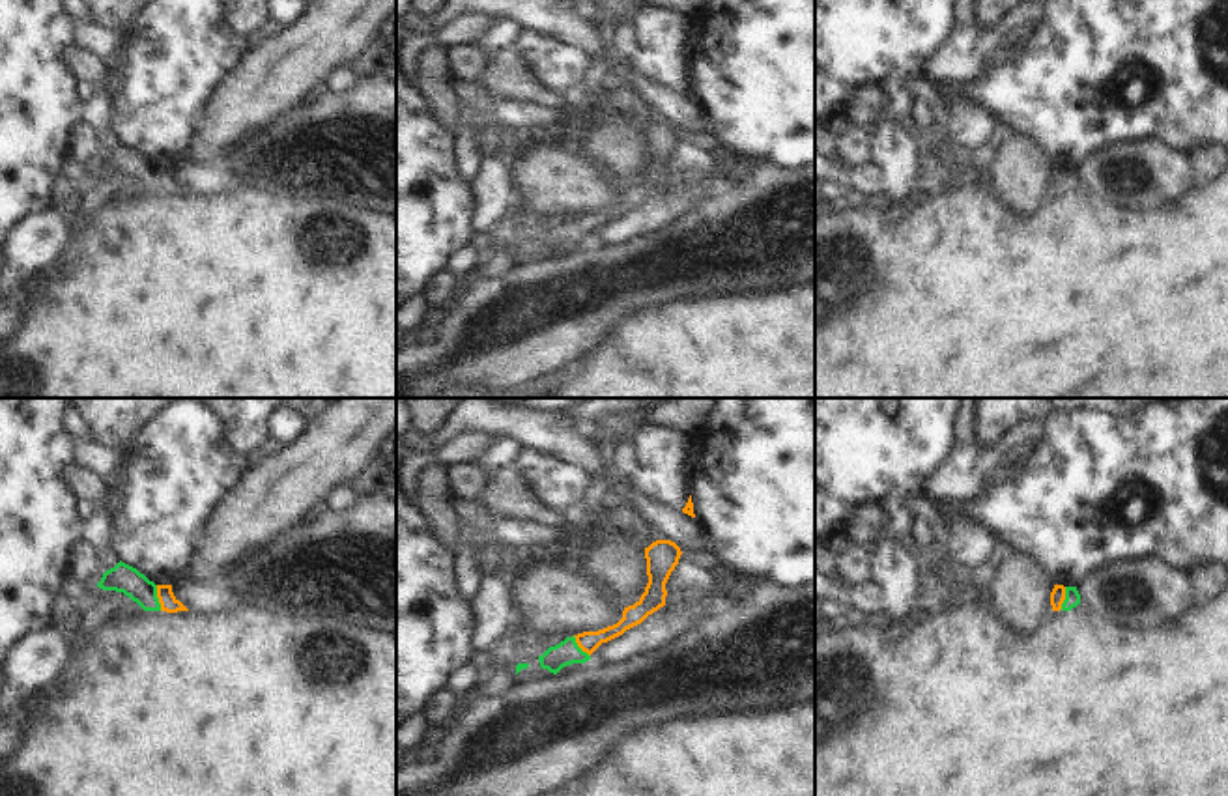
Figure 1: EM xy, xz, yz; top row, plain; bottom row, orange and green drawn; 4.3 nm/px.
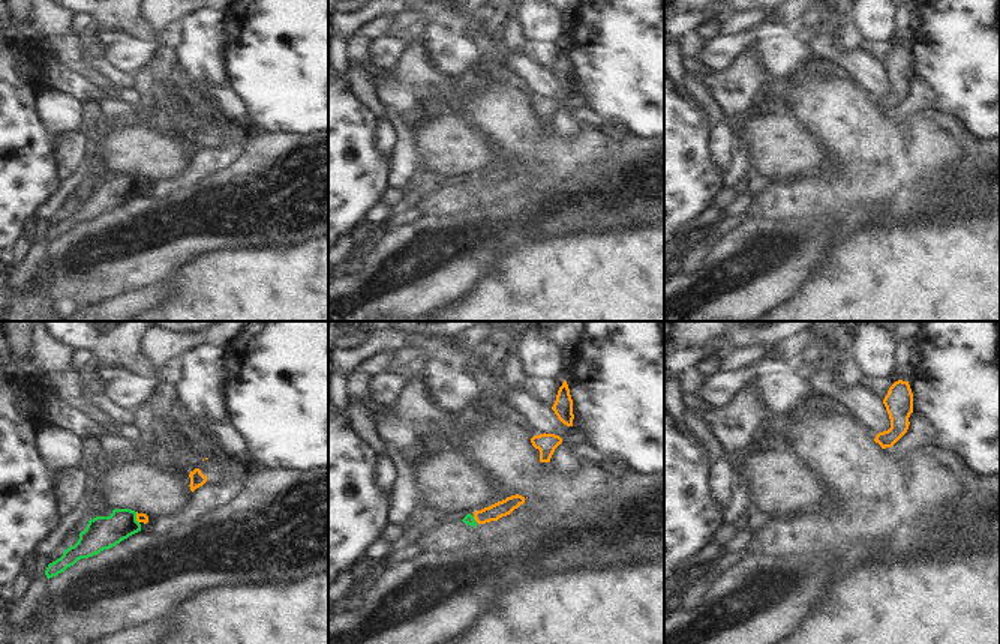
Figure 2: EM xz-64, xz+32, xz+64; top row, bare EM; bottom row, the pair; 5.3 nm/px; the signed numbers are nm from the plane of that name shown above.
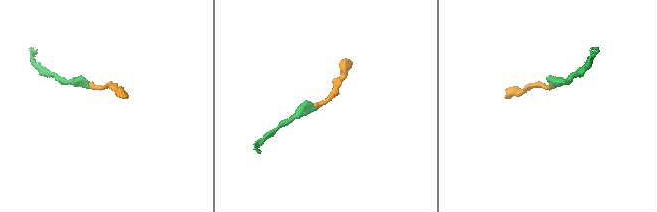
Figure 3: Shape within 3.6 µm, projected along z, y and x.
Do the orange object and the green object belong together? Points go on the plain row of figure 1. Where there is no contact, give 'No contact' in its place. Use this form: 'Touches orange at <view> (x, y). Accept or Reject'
Touches orange at xy (157, 178). Accept.

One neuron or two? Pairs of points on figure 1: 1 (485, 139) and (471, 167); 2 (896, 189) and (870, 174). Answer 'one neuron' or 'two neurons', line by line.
1: one neuron
2: two neurons

